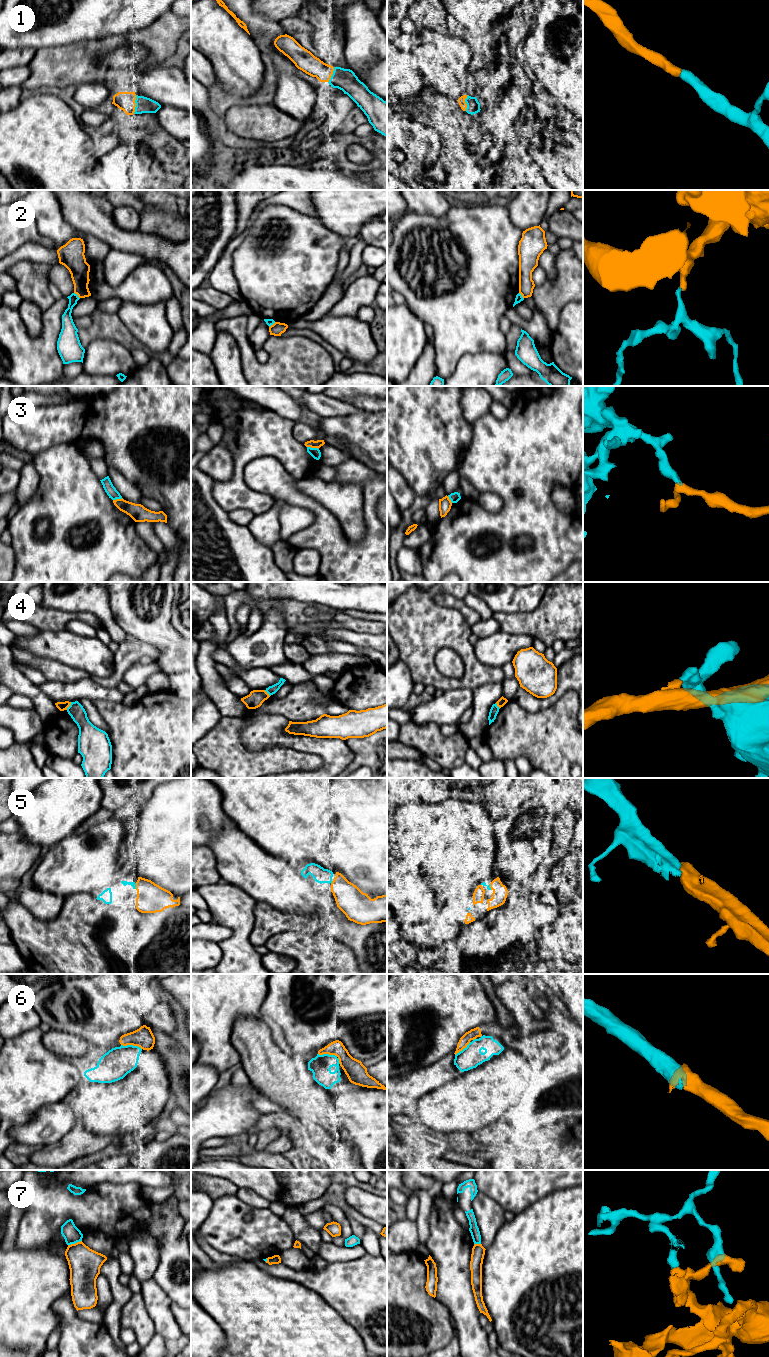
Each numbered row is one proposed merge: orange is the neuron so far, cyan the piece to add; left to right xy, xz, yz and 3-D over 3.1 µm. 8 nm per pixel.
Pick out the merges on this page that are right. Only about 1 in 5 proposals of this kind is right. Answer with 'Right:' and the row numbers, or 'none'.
Right: 1, 5, 6

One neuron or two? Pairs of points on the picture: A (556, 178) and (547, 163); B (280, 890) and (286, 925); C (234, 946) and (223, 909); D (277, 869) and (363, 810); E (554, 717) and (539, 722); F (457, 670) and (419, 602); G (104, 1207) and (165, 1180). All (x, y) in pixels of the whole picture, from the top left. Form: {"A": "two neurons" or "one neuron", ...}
{"A": "one neuron", "B": "two neurons", "C": "one neuron", "D": "two neurons", "E": "one neuron", "F": "two neurons", "G": "two neurons"}

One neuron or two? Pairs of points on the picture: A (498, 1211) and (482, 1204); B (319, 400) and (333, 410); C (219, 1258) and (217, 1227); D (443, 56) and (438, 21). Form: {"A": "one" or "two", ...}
{"A": "one", "B": "one", "C": "two", "D": "two"}

